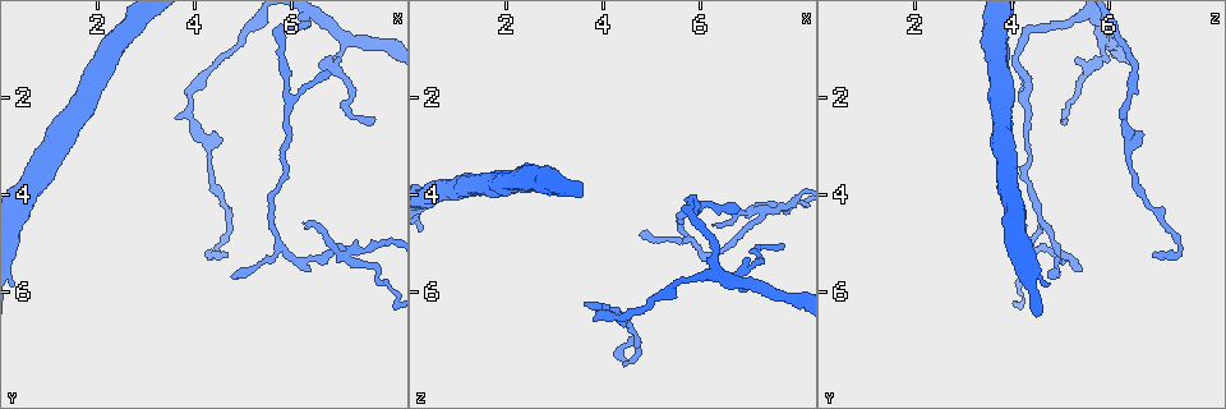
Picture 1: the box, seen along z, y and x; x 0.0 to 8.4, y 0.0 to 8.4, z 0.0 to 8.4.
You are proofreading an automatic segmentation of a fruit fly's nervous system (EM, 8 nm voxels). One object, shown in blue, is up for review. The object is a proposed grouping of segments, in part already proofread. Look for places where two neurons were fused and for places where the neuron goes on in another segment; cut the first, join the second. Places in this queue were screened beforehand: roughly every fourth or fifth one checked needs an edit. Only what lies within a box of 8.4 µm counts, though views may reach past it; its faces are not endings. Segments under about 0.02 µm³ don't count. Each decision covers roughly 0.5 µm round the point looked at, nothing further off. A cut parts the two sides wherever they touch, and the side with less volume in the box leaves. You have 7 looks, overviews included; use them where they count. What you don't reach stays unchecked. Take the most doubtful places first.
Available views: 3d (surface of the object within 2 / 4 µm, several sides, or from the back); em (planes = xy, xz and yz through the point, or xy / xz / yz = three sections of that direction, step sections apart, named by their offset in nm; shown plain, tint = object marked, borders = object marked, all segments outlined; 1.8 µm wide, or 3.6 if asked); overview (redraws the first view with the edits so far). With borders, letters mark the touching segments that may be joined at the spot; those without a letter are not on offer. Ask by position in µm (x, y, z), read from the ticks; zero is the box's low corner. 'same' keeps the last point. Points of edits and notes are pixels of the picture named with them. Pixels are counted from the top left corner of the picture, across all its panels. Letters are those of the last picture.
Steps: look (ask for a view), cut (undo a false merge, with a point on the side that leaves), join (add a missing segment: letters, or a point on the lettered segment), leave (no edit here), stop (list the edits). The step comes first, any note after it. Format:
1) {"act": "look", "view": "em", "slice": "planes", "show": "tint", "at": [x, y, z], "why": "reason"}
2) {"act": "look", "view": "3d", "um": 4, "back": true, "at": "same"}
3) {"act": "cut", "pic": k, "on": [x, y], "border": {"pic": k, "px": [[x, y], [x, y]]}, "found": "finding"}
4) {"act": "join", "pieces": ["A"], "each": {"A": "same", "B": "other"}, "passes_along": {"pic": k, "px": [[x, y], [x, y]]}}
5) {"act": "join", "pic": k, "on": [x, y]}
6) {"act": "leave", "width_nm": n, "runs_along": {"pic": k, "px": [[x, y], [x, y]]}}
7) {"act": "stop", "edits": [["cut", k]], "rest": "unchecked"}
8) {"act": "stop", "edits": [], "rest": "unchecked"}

{"act": "look", "view": "3d", "um": 2, "back": true, "at": [7.20, 5.20, 4.40], "why": "two arms in line, one across"}

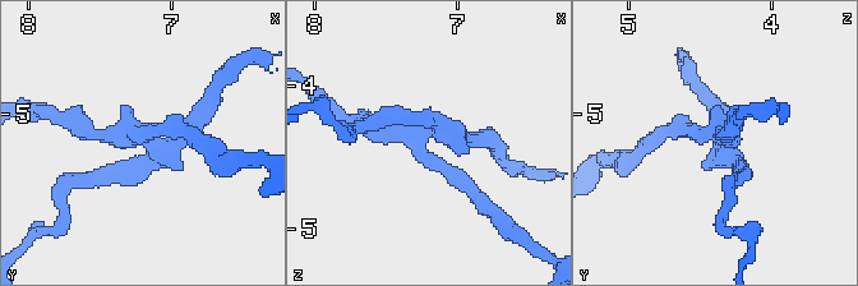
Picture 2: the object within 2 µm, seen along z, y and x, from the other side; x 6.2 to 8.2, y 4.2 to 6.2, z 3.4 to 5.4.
{"act": "look", "view": "em", "um": 3.6, "slice": "planes", "show": "plain", "at": [7.20, 5.14, 4.44]}

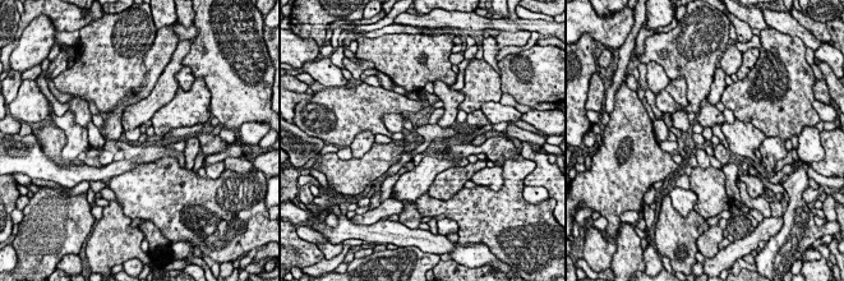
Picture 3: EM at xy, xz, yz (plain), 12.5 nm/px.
{"act": "look", "view": "em", "um": 3.6, "slice": "planes", "show": "borders", "at": "same"}

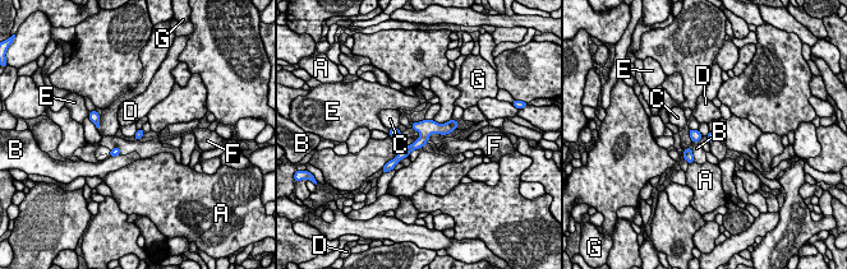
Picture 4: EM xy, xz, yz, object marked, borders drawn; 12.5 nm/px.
{"act": "leave", "width_nm": 100, "each": {"A": "other", "B": "other", "C": "other", "D": "other", "E": "other", "F": "other", "G": "other"}, "found": "continuous, no second neuron"}

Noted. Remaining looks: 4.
{"act": "look", "view": "3d", "um": 2, "at": [6.80, 1.45, 4.35]}

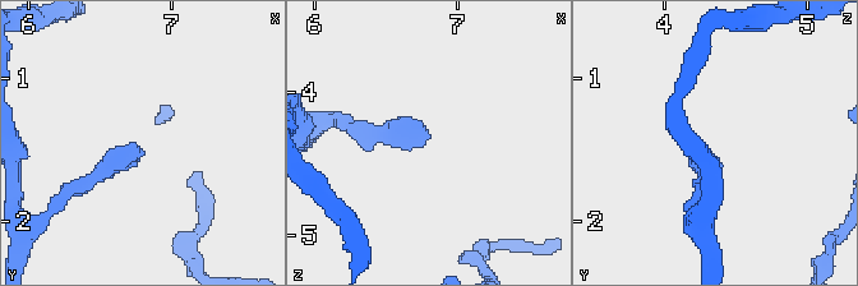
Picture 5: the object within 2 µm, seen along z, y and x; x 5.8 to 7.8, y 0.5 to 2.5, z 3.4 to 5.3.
{"act": "look", "view": "em", "um": 3.6, "slice": "planes", "show": "borders", "at": [6.80, 1.50, 4.30]}

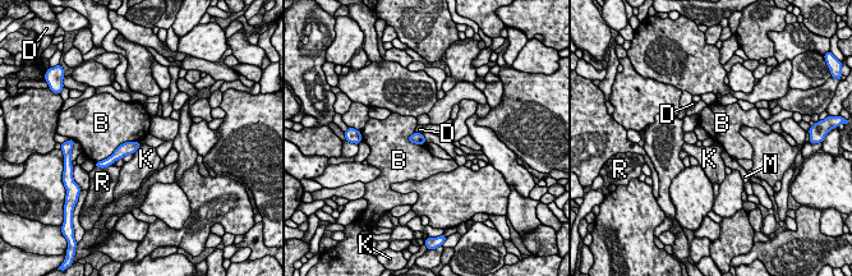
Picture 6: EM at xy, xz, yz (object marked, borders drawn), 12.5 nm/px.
{"act": "leave", "width_nm": 140, "longest_contact_nm": ["B", 550], "each": {"B": "other", "D": "other", "K": "other", "M": "other", "R": "other"}, "found": "none of them fits"}

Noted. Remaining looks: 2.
{"act": "look", "view": "em", "slice": "xz", "step": 4, "show": "borders", "at": [4.75, 5.70, 4.80], "why": "tapers out"}

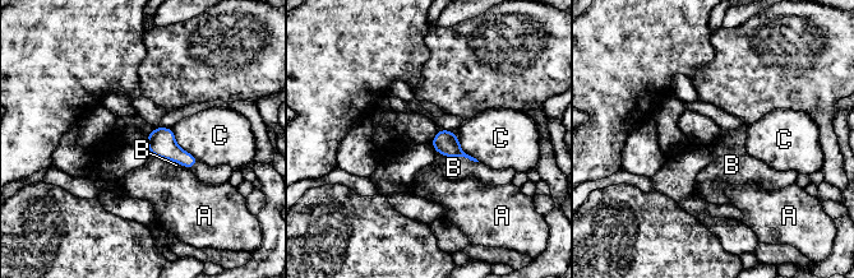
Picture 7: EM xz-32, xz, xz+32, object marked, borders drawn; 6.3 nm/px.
{"act": "look", "view": "em", "slice": "planes", "show": "borders", "at": "same", "why": "another direction"}

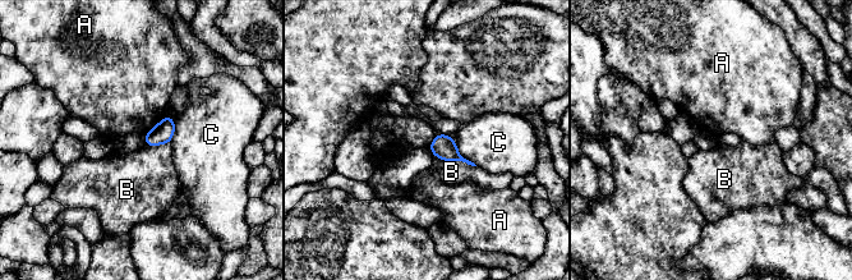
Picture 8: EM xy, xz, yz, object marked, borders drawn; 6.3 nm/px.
{"act": "leave", "each": {"A": "other", "B": "other", "C": "other"}, "border": {"pic": 8, "px": [[432, 152], [442, 160], [475, 166]]}, "found": "none of them fits"}

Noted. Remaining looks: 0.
{"act": "stop", "edits": [], "rest": "unchecked"}

